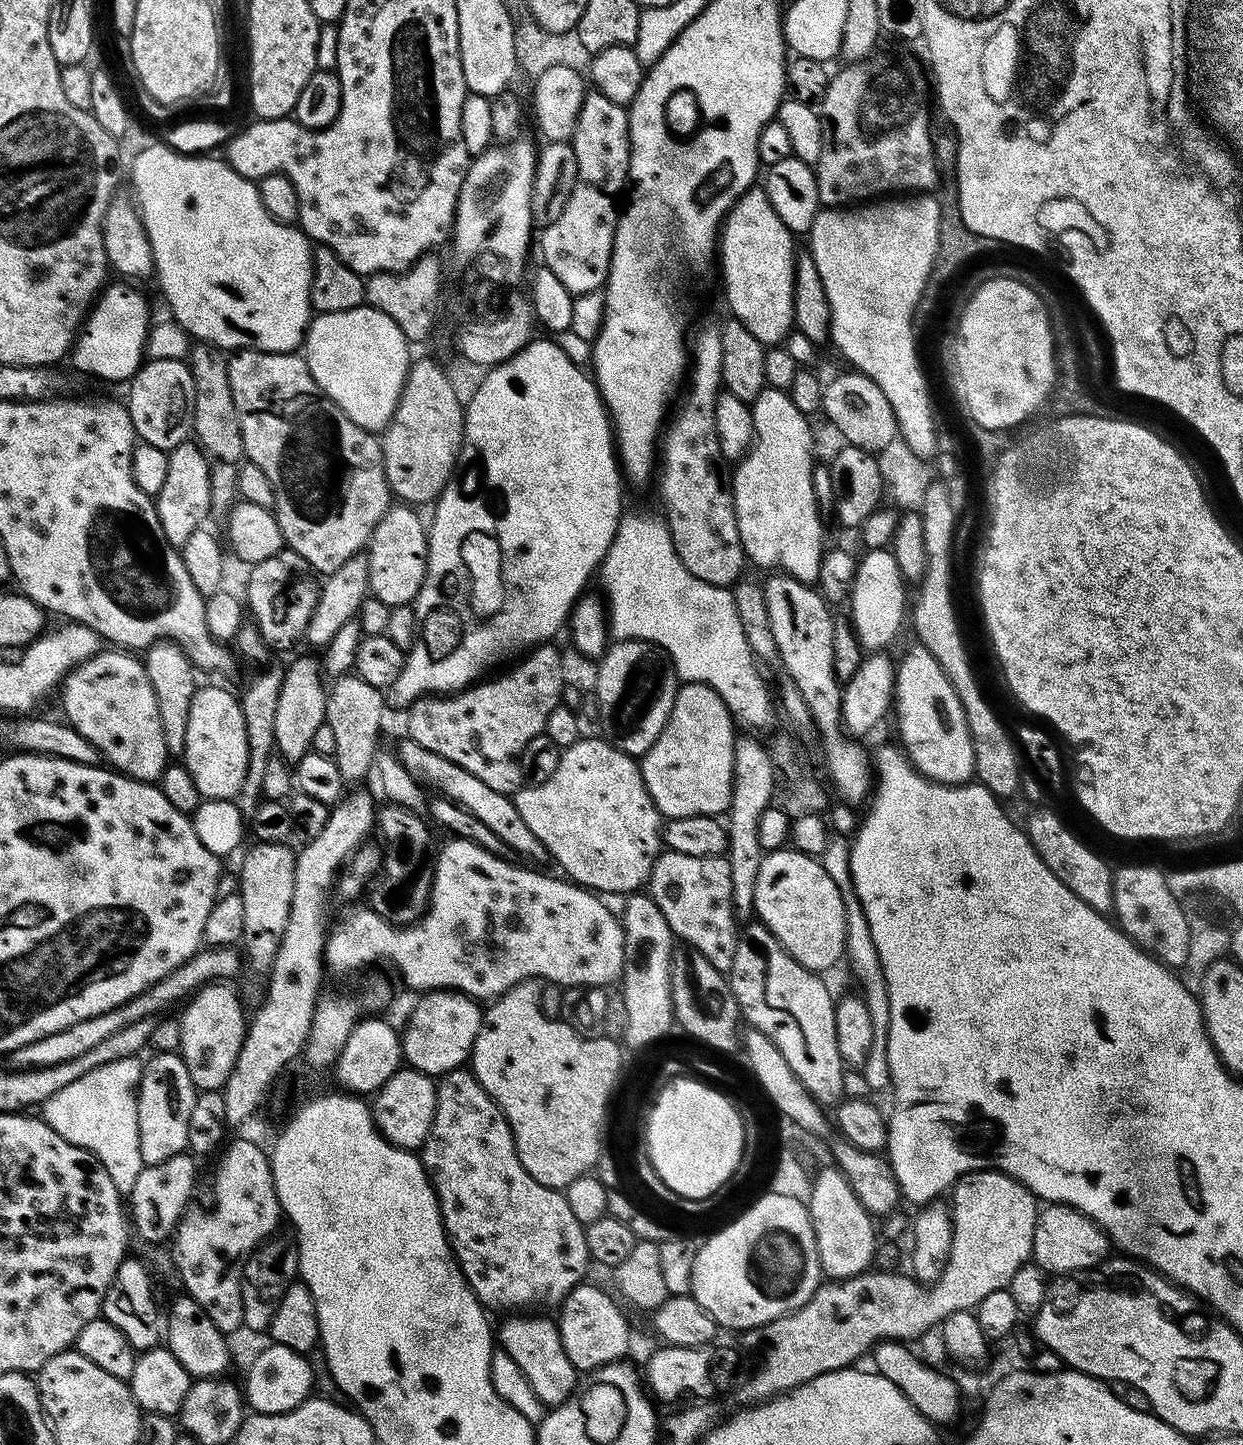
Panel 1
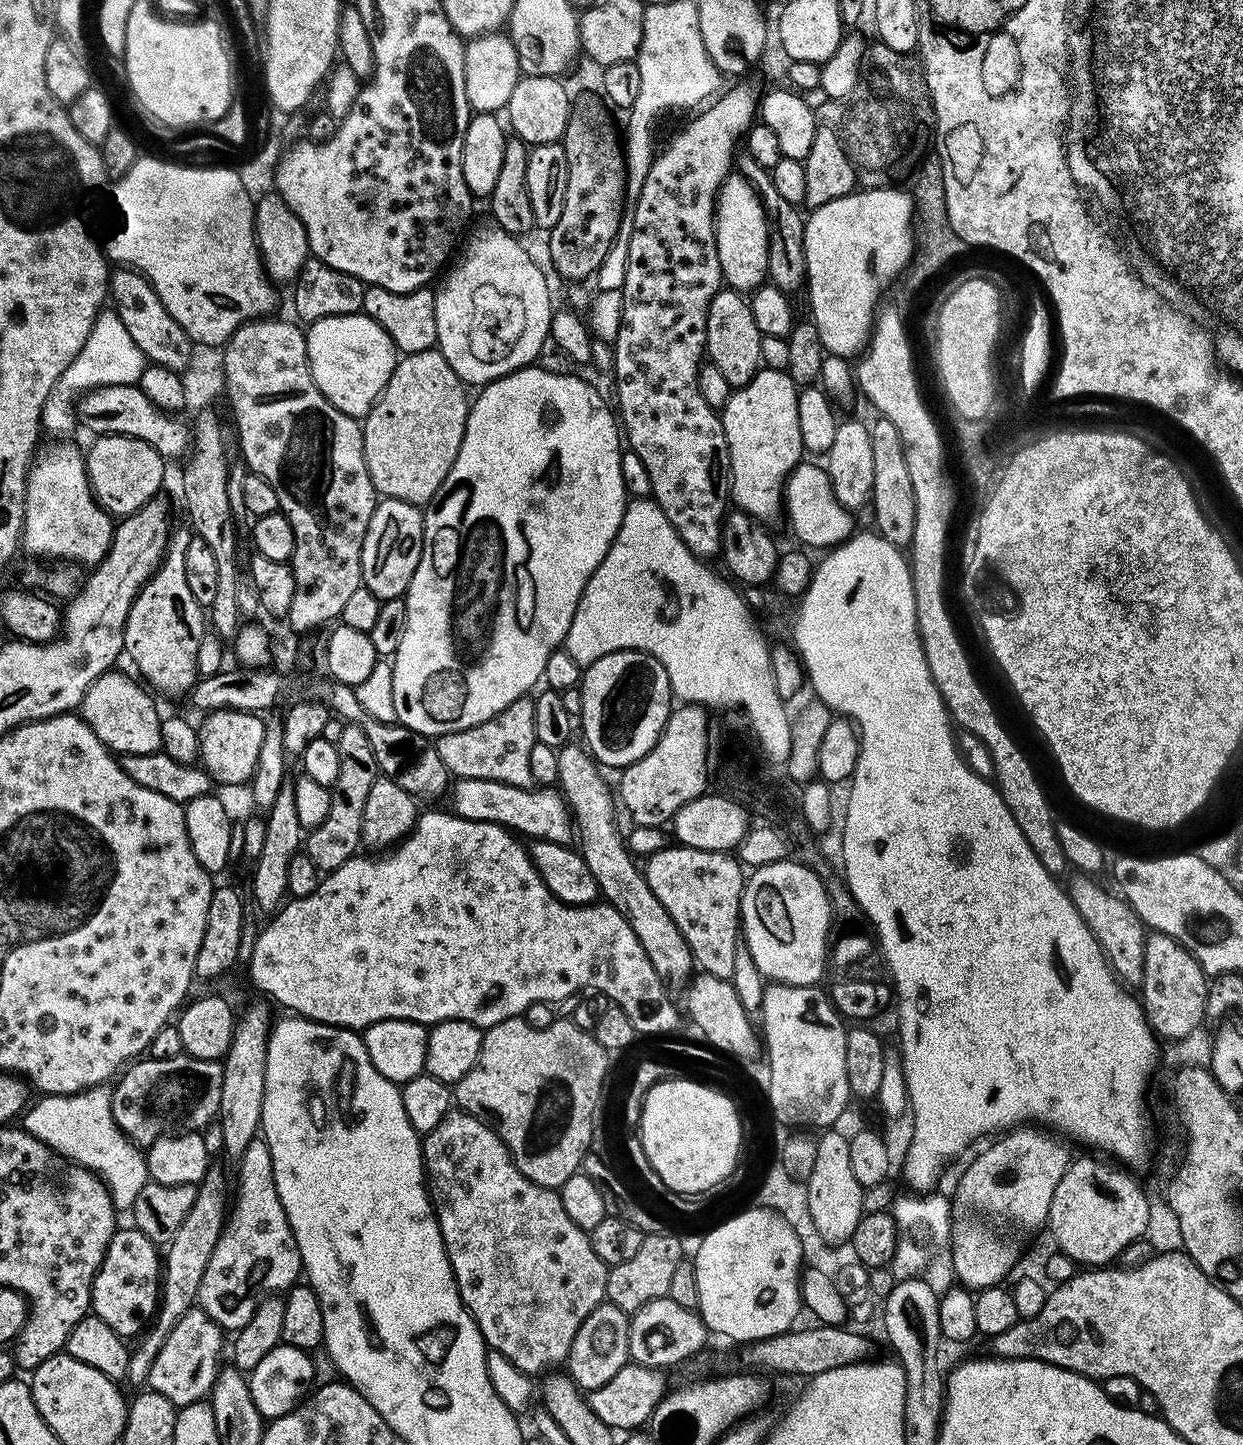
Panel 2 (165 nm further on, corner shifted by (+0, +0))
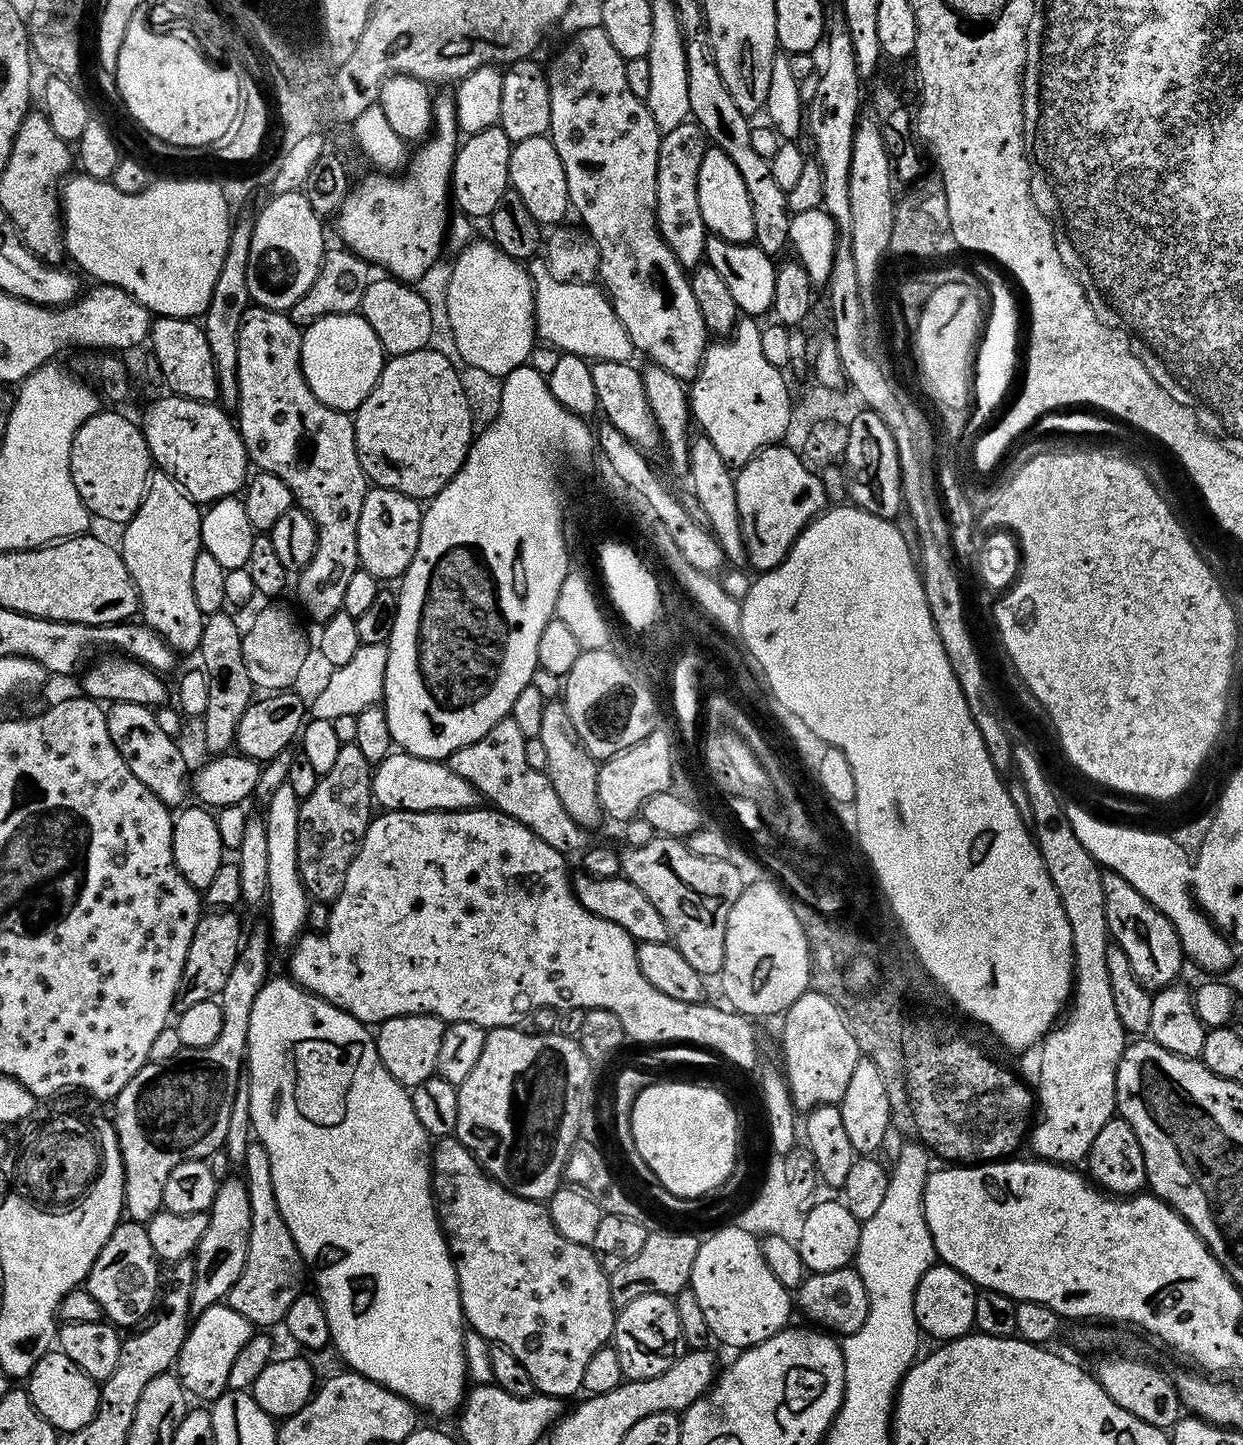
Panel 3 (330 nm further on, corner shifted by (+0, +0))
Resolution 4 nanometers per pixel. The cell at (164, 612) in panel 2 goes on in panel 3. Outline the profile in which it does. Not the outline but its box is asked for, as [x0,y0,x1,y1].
[118,471,206,653]

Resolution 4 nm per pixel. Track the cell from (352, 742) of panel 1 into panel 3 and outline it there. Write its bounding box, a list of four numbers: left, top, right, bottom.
[298,743,374,905]

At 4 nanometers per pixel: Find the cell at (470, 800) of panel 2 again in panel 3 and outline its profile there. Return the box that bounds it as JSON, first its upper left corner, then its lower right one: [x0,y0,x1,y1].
[372,750,482,812]

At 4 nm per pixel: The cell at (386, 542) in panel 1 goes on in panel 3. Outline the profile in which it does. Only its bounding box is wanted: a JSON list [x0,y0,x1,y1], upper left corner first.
[358,487,421,582]

